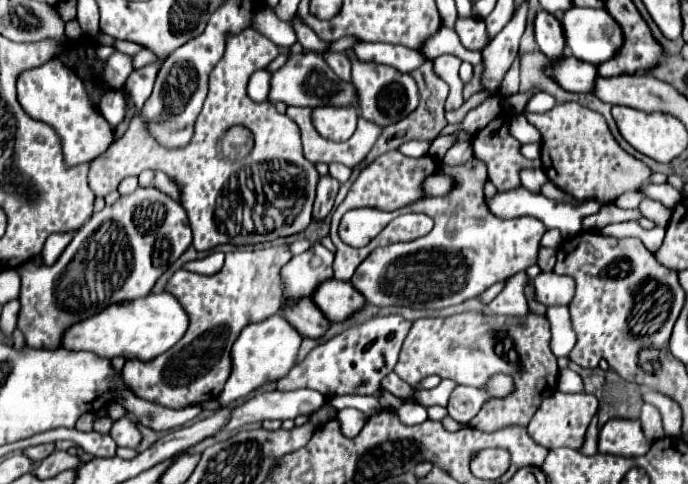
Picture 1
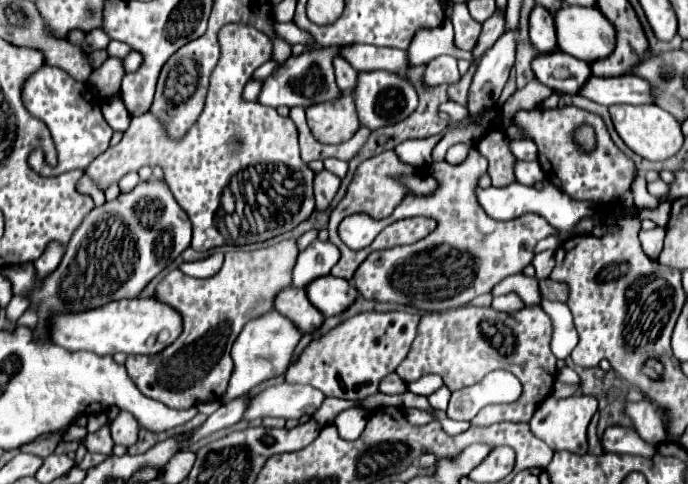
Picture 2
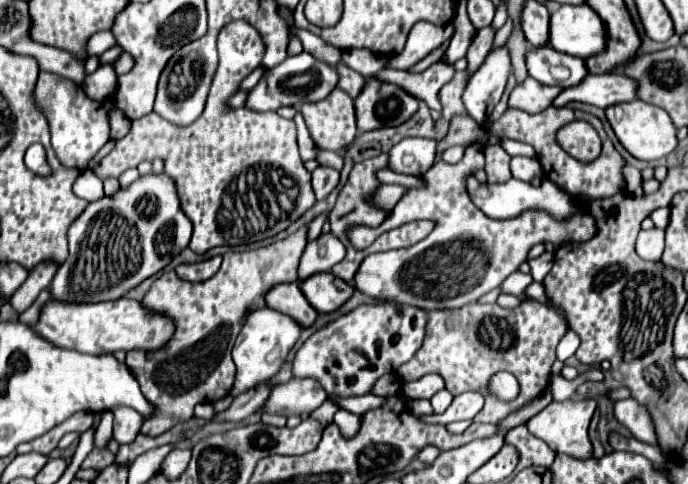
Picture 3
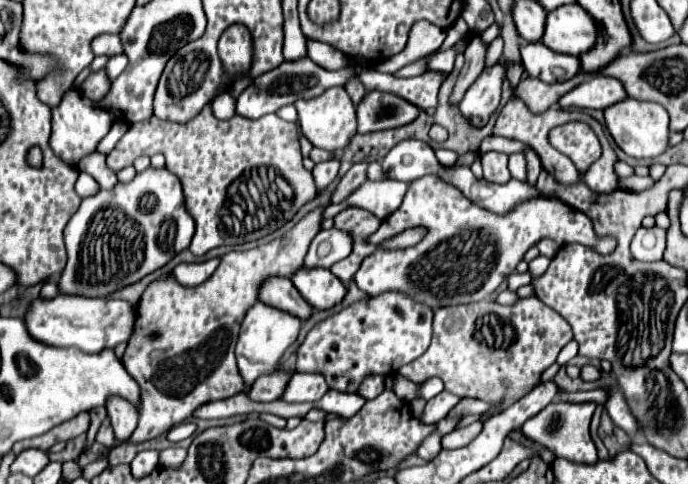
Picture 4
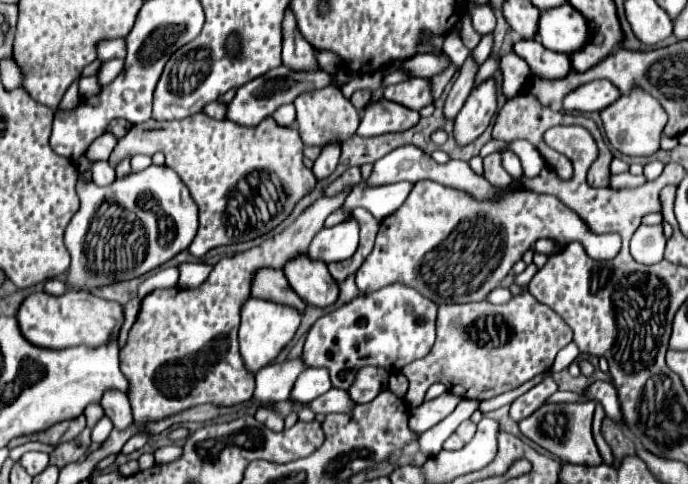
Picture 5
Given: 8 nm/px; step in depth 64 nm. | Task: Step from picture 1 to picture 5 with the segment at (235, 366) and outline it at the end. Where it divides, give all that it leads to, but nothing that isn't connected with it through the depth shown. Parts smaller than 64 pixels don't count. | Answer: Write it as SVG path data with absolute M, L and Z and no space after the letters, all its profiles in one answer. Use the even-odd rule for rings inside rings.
M248 298L242 304L240 310L242 322L240 322L240 354L244 358L244 364L250 372L258 372L260 368L264 368L266 364L270 364L280 350L292 340L296 328L300 326L300 312L294 310L292 306L282 306L270 300L260 300L260 298Z

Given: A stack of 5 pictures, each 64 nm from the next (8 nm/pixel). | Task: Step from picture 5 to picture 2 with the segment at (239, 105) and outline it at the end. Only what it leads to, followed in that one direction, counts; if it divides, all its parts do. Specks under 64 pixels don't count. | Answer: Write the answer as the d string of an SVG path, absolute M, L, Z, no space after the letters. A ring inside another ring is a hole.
M320 48L320 50L306 50L300 56L290 56L284 64L280 64L262 84L262 90L258 94L258 104L264 106L302 106L306 108L308 104L318 104L326 100L334 100L340 96L340 90L334 80L334 68L332 68L332 58L338 54L340 48Z

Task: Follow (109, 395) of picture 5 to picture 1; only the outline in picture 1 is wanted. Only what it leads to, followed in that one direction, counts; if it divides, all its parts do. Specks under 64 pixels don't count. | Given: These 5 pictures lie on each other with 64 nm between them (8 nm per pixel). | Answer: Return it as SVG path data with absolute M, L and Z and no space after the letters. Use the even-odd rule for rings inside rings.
M122 416L120 420L116 420L110 428L110 436L118 446L126 446L126 448L136 448L142 440L140 430L130 416Z

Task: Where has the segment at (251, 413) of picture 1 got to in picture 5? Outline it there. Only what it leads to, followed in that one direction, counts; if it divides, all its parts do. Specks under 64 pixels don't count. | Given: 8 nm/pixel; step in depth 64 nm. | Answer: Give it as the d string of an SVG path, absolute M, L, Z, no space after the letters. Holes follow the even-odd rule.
M308 368L296 380L296 384L292 388L292 398L296 402L306 404L306 402L312 402L314 398L322 396L330 388L332 388L332 382L330 382L328 370L324 370L324 368Z

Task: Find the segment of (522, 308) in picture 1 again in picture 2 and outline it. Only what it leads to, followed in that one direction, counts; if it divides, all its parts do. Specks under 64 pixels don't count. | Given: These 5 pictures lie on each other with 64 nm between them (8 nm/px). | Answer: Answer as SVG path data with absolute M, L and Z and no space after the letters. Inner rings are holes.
M504 294L504 296L496 296L492 306L500 312L516 312L518 308L524 306L524 302L516 294Z

